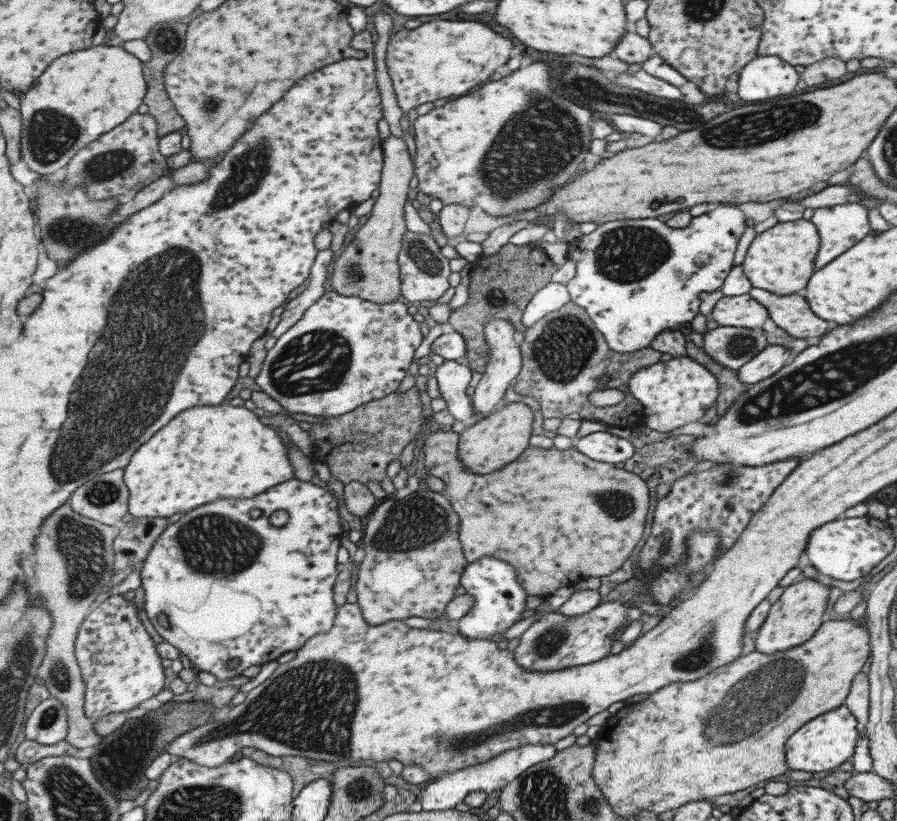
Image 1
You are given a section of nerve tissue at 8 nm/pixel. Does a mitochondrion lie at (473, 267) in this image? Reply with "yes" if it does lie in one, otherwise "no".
no

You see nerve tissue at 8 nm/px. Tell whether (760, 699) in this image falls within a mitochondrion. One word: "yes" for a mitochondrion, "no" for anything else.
yes

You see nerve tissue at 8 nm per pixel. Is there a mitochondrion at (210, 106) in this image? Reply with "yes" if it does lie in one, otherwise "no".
yes

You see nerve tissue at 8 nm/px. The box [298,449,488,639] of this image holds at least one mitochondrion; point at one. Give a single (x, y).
(418, 522)

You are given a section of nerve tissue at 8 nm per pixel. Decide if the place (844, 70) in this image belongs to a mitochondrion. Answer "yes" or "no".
no

